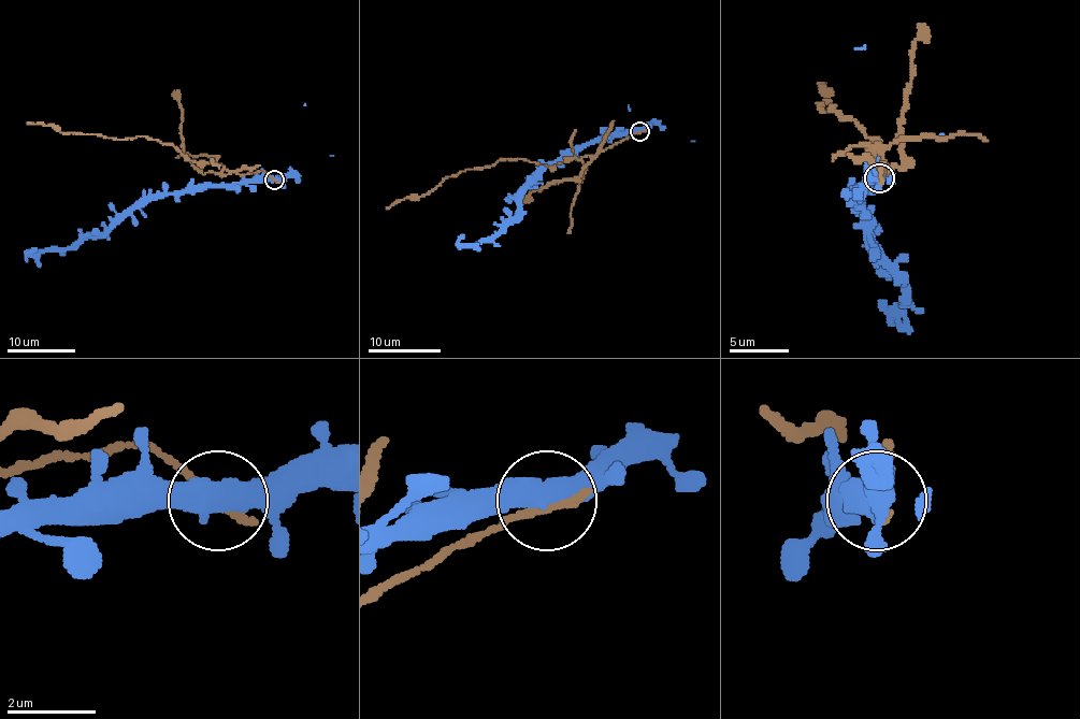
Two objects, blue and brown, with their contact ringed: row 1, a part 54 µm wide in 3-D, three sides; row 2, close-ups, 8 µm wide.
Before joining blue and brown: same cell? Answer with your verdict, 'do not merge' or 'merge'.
do not merge

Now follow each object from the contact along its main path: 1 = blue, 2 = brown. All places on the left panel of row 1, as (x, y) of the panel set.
1: (274, 180), (206, 184), (178, 192), (159, 192), (102, 232), (91, 232), (71, 246), (28, 253), (37, 247)
2: (274, 180), (262, 171), (239, 174), (217, 163), (200, 163), (169, 143), (144, 135), (105, 138), (27, 121)

